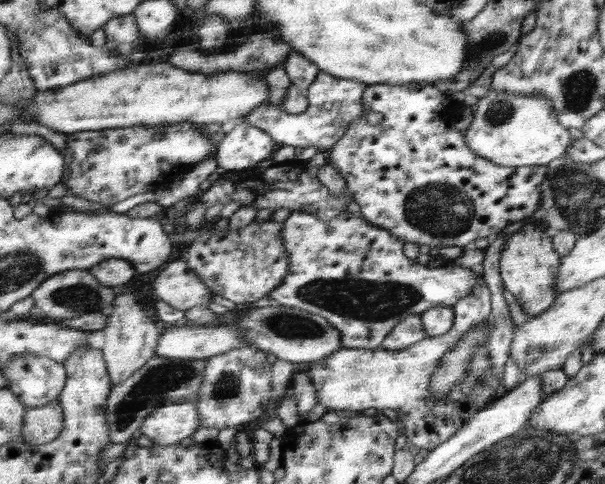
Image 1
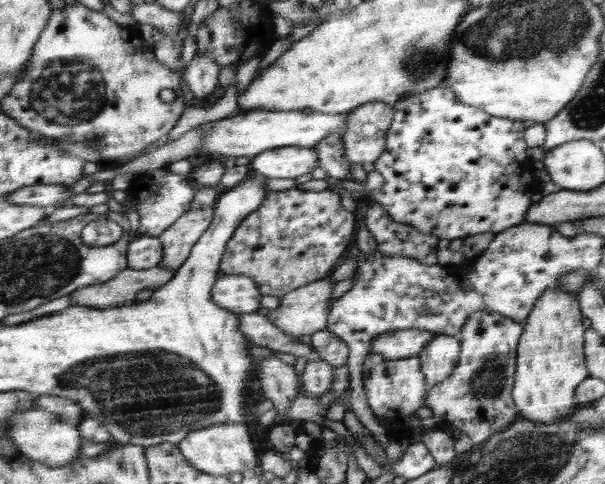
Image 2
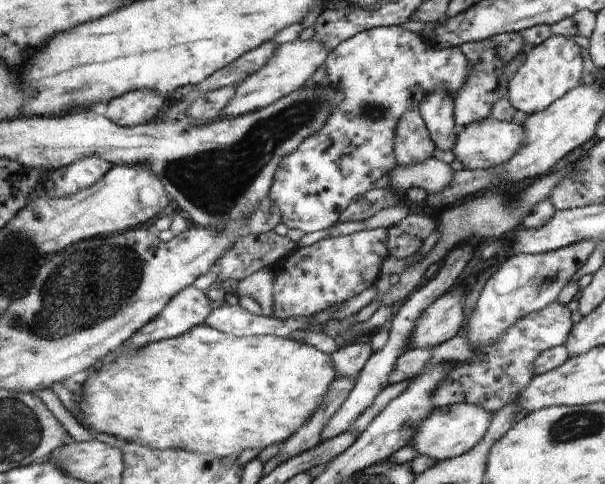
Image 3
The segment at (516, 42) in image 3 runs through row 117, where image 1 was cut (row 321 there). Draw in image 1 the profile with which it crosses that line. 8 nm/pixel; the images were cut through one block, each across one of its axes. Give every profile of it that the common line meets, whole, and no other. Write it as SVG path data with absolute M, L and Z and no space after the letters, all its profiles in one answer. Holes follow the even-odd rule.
M483 279L472 288L468 297L462 298L454 306L454 324L446 334L426 336L416 345L402 350L343 347L320 361L298 366L297 371L309 376L316 388L318 403L326 407L328 412L353 415L370 408L389 412L404 422L404 443L430 452L460 430L476 412L494 402L498 394L503 394L503 382L493 374L491 355L486 344L474 349L465 374L443 398L435 400L429 392L442 358L468 334L468 330L490 321L492 307L491 291Z

